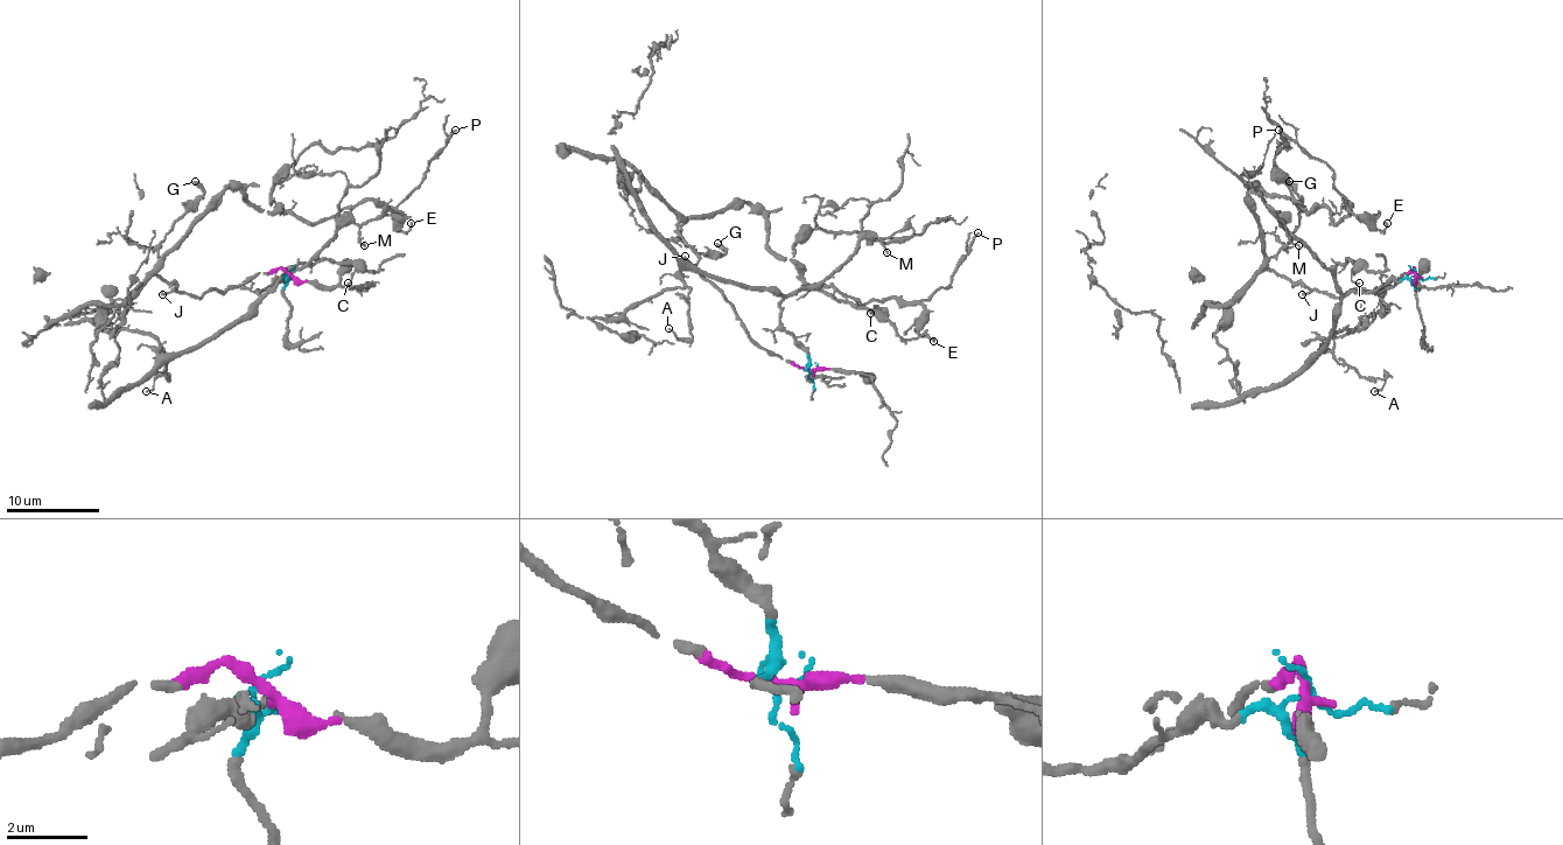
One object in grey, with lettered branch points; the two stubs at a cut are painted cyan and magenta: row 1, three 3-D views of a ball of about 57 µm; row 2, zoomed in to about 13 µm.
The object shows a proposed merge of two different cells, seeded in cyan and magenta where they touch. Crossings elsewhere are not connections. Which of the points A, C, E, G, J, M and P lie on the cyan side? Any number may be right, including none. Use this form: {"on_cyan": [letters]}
{"on_cyan": ["A", "C", "M"]}

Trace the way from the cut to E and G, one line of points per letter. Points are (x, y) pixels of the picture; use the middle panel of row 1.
E: (810, 370), (749, 335), (679, 223), (751, 204), (768, 246), (807, 284), (863, 305), (917, 302), (933, 342)
G: (810, 370), (749, 335), (677, 225), (698, 253), (726, 251), (716, 244)

